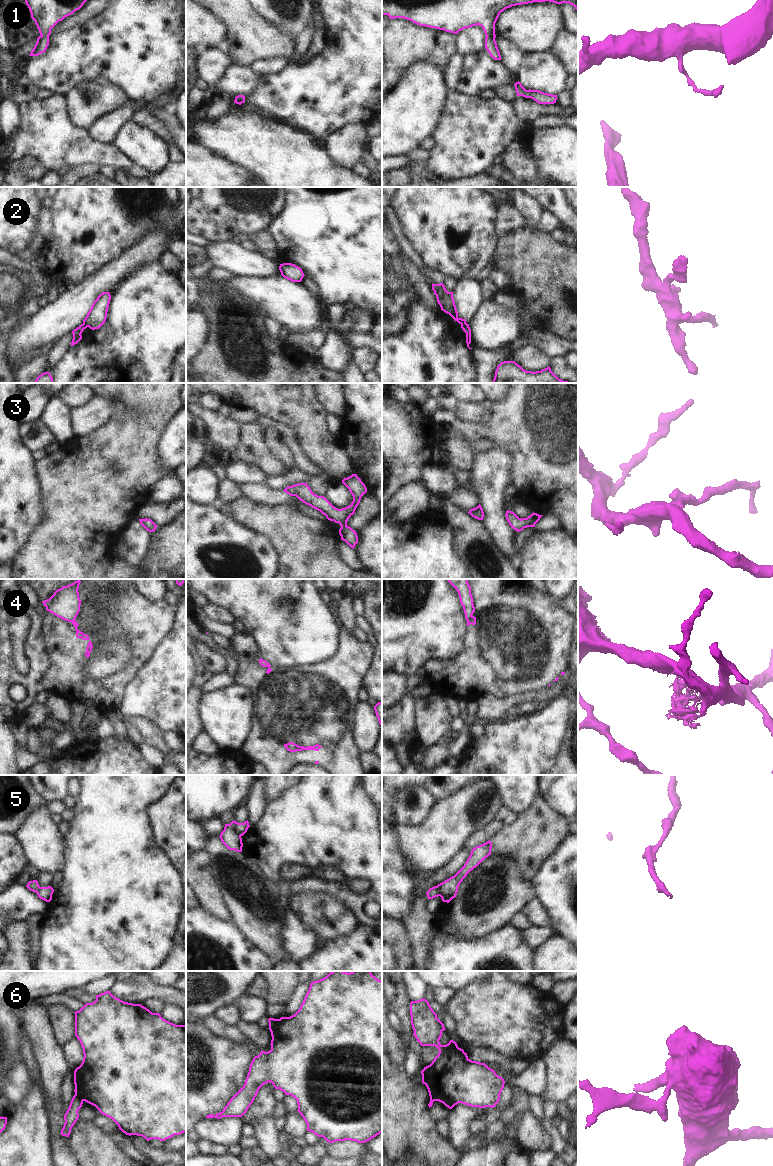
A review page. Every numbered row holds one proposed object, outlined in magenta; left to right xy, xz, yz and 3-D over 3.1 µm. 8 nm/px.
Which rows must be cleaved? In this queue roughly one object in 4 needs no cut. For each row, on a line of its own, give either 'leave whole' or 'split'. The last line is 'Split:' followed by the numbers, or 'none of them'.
1: leave whole
2: split
3: leave whole
4: split
5: split
6: split
Split: 2, 4, 5, 6

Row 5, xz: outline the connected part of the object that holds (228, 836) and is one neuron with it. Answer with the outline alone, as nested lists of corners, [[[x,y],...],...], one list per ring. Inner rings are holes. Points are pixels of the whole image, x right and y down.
[[[232,821],[230,824],[225,824],[224,830],[220,834],[220,839],[222,843],[229,849],[235,850],[237,852],[242,852],[242,838],[239,836],[235,830],[236,821]]]

